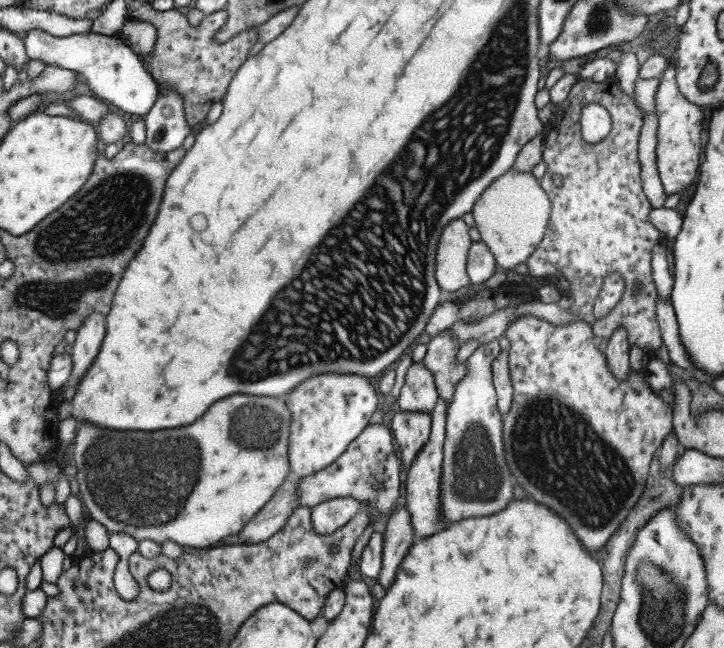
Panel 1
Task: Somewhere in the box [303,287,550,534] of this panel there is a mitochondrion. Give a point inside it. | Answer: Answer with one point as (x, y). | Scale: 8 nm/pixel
(477, 477)

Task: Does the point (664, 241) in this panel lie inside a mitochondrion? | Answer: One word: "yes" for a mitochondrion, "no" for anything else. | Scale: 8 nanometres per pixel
no

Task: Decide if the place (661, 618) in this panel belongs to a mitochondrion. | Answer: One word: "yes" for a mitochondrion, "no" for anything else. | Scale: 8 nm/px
yes

